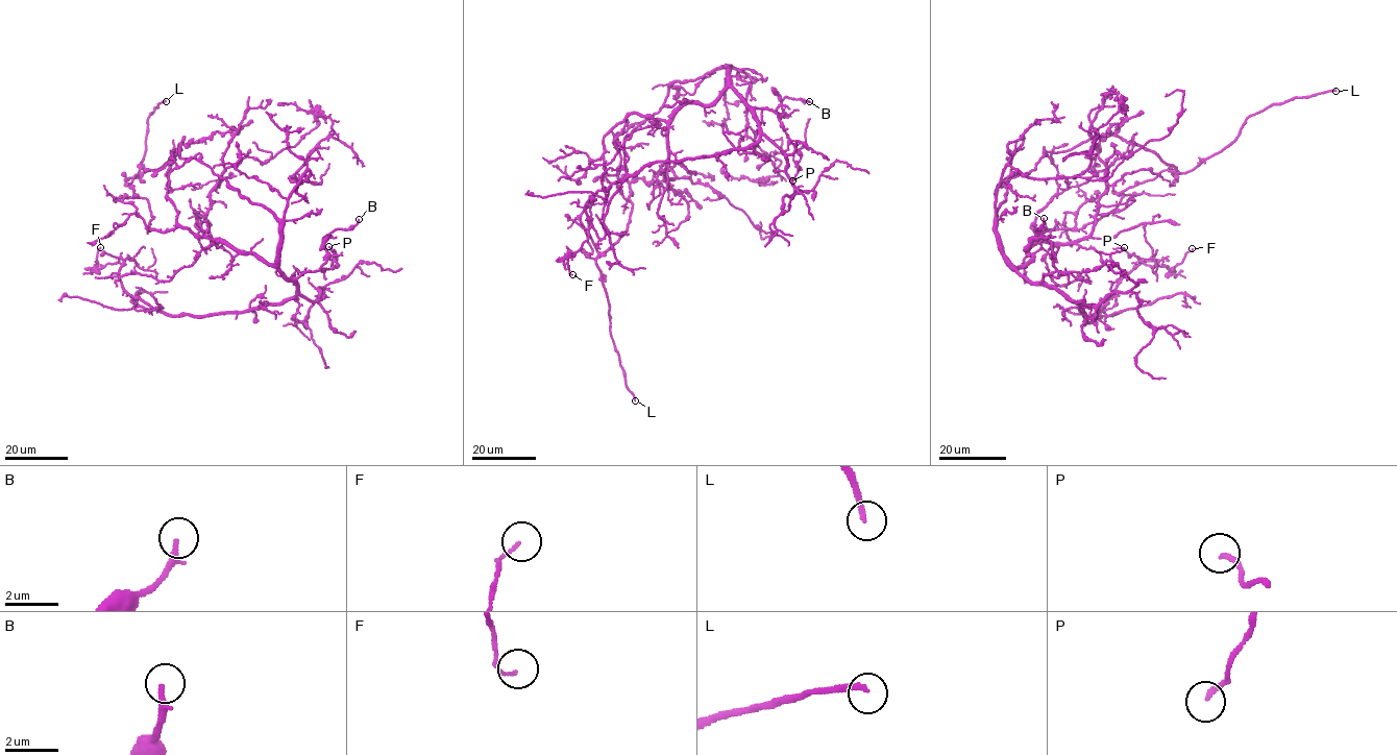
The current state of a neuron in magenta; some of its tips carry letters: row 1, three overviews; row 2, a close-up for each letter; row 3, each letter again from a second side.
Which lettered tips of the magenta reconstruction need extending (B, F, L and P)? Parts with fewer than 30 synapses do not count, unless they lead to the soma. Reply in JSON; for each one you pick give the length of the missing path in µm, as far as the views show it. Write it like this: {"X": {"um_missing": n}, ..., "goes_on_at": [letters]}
{"L": {"um_missing": 45}, "goes_on_at": ["L"]}

